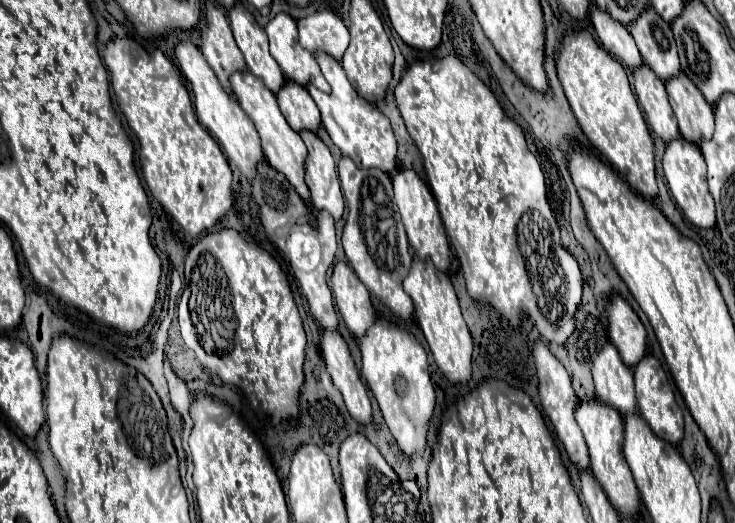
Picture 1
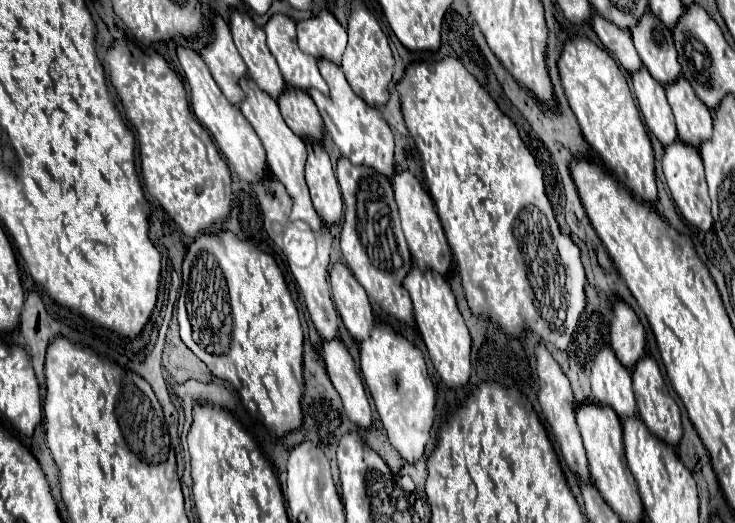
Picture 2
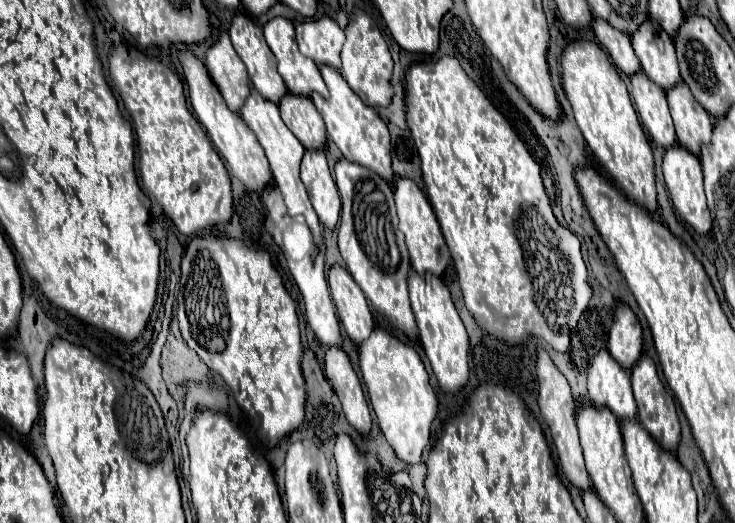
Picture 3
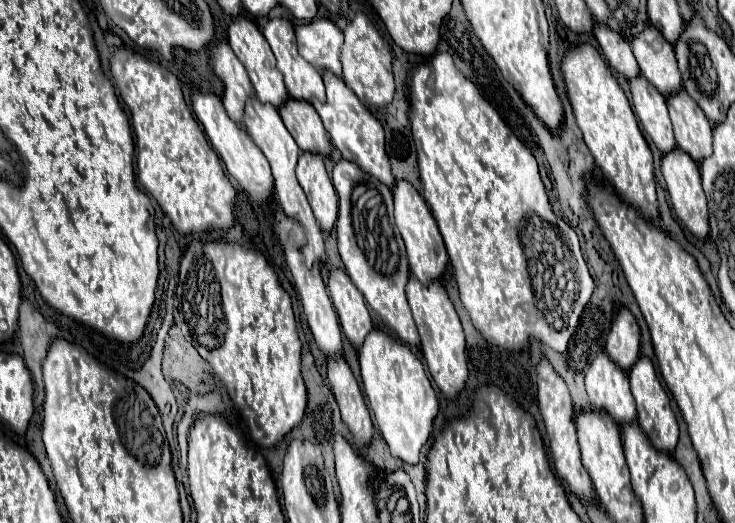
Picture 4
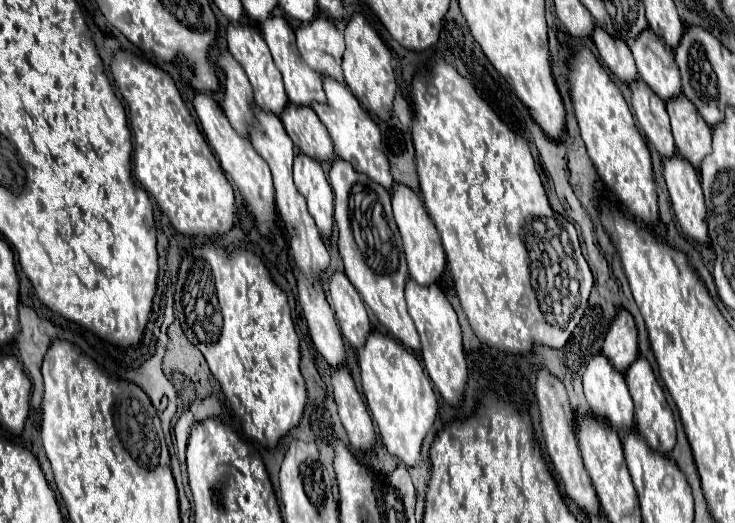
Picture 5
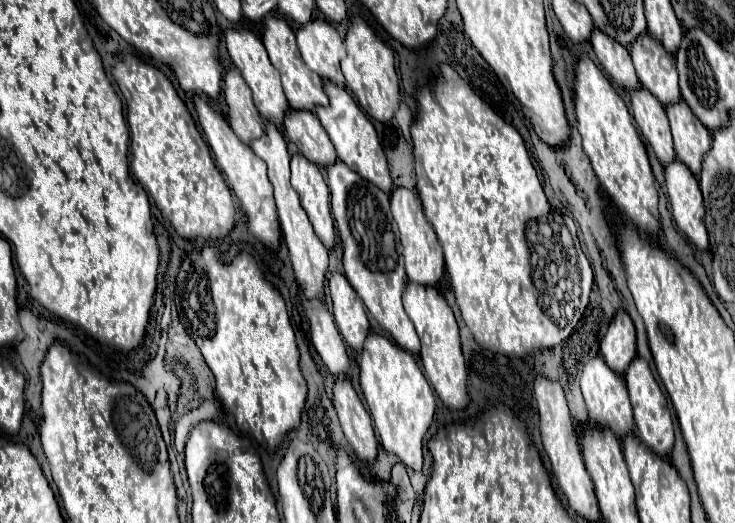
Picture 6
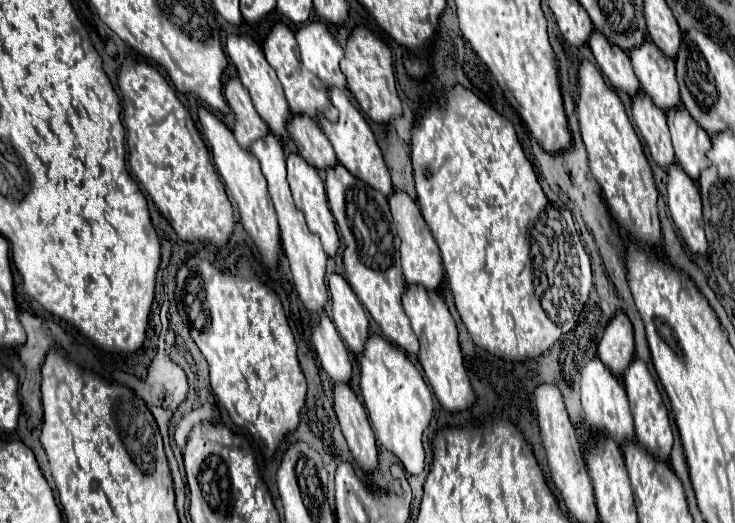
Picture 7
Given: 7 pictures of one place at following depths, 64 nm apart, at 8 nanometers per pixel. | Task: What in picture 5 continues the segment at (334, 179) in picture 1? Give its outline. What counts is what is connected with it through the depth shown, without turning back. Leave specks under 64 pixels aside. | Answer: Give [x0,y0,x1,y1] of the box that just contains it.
[294,154,334,238]

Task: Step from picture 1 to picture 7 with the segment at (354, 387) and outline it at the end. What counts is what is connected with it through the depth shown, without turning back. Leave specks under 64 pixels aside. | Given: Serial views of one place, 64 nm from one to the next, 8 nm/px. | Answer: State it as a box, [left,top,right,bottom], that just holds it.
[334,384,378,472]

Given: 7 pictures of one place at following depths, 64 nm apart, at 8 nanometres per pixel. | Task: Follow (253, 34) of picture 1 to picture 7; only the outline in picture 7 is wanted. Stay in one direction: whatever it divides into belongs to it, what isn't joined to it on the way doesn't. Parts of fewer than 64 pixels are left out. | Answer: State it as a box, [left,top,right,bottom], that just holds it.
[226,34,292,140]

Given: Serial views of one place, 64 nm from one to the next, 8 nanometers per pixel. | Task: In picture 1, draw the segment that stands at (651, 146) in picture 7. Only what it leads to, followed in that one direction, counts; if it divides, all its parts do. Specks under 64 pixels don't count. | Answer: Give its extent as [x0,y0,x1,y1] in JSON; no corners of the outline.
[634,64,680,144]

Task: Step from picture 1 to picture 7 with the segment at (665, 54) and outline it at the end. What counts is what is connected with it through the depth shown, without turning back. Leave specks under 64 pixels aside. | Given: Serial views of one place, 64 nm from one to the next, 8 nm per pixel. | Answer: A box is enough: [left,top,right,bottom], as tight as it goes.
[630,40,682,110]

